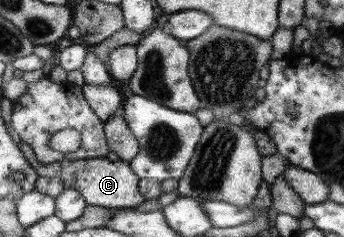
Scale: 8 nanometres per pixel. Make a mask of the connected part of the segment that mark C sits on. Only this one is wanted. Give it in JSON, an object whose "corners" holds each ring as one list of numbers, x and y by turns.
{"corners":[[23,142,19,150,29,163,29,166,39,177,59,177,64,189,73,189,83,197,85,204,100,206,107,209,133,209,144,201,143,195,138,190,138,178,125,161,109,161,106,157,85,160,61,160,49,164,37,162,32,148]]}

